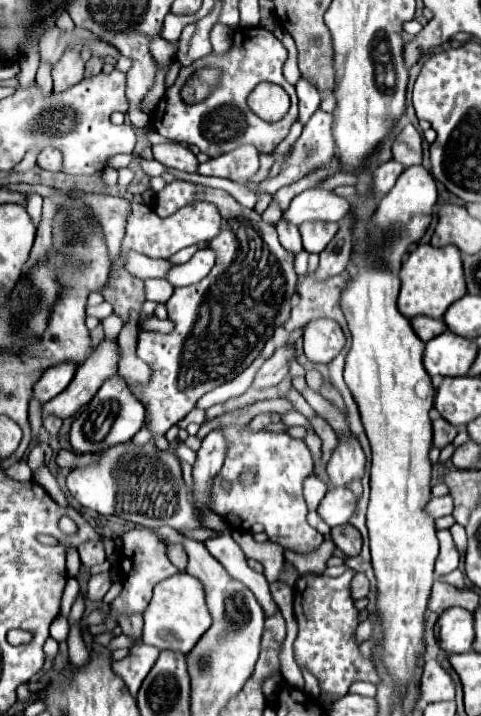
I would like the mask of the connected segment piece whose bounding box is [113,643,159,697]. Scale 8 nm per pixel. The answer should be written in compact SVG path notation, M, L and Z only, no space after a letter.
M137 643L131 647L131 651L125 659L113 661L113 671L125 681L125 685L129 687L129 693L133 697L137 695L143 679L151 671L157 657L159 657L159 649L145 645L145 643Z

